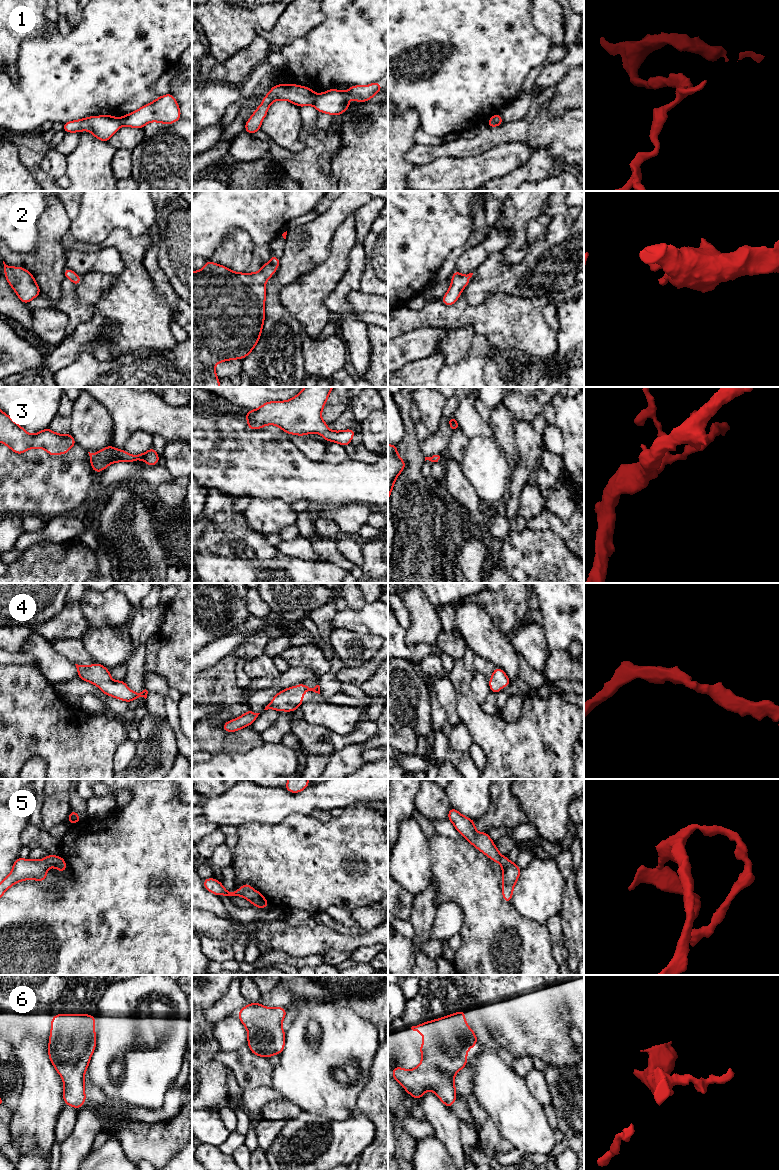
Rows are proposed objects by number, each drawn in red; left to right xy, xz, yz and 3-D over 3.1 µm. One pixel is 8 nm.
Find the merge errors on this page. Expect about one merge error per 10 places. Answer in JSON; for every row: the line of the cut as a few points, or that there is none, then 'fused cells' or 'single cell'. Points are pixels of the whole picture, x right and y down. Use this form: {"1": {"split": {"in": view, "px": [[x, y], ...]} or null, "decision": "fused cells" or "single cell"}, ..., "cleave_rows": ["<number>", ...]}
{"1": {"split": {"in": "xz", "px": [[317, 95], [312, 104]]}, "decision": "fused cells"}, "2": {"split": null, "decision": "single cell"}, "3": {"split": null, "decision": "single cell"}, "4": {"split": null, "decision": "single cell"}, "5": {"split": null, "decision": "single cell"}, "6": {"split": null, "decision": "single cell"}, "cleave_rows": ["1"]}

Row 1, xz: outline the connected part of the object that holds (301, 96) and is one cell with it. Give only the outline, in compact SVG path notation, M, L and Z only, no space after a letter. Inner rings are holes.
M279 84L272 86L270 92L263 98L262 104L254 111L245 124L244 130L253 135L261 130L261 122L265 118L269 106L276 100L288 100L298 107L313 105L316 94L309 87L295 84Z

